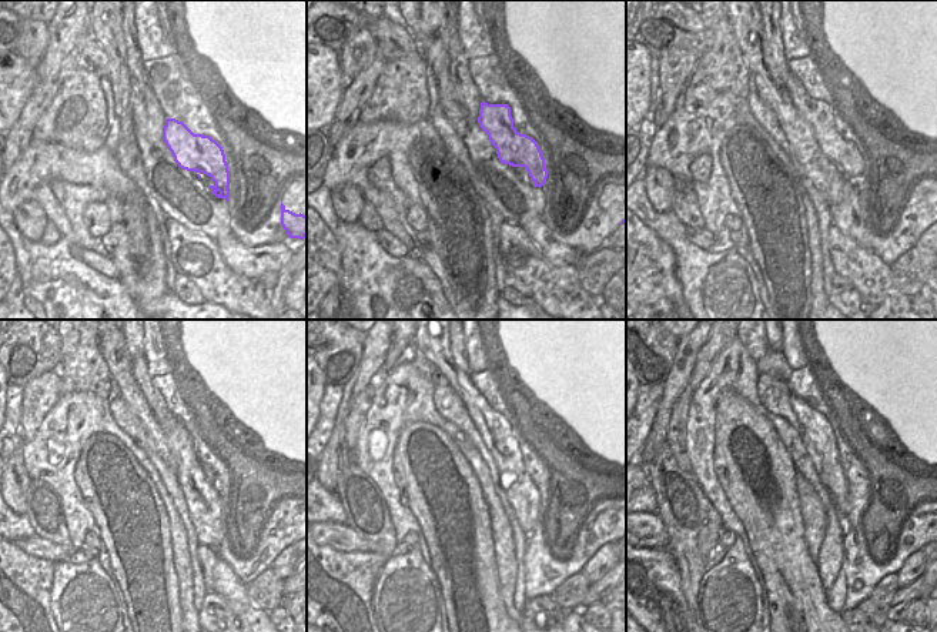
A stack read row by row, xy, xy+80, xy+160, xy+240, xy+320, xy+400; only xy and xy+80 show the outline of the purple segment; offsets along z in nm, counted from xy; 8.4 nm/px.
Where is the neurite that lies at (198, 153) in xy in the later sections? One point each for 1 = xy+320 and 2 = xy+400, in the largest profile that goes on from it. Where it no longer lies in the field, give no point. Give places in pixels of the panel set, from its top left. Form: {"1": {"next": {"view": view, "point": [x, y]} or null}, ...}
{"1": {"next": {"view": "xy+320", "point": [458, 353]}}, "2": {"next": {"view": "xy+400", "point": [773, 348]}}}

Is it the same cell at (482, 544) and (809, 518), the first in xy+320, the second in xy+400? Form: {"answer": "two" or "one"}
{"answer": "two"}

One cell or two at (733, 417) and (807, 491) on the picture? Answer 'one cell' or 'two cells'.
two cells

